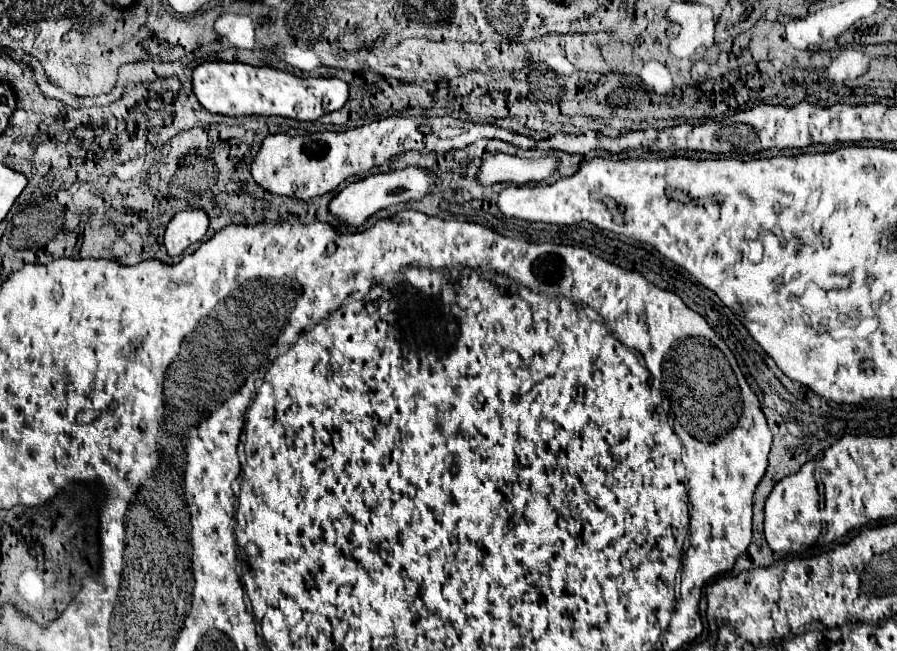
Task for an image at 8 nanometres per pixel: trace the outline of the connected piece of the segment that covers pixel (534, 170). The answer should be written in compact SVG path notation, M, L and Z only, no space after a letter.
M491 154L483 160L477 170L477 182L483 186L513 182L517 186L527 182L541 182L559 172L561 160L557 156L547 156L539 160L529 160L511 154Z

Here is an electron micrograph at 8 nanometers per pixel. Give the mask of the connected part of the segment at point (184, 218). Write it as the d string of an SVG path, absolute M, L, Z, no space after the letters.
M201 210L177 212L165 230L165 248L169 256L183 254L191 244L199 242L209 228L209 216Z

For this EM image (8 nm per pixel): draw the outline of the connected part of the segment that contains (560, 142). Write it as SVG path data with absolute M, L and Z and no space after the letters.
M589 130L587 134L565 134L565 132L557 132L545 140L535 140L535 138L527 138L523 134L517 134L517 138L513 140L513 144L517 146L527 146L529 148L537 148L537 150L563 150L563 152L571 152L571 154L587 154L591 150L599 148L599 132Z

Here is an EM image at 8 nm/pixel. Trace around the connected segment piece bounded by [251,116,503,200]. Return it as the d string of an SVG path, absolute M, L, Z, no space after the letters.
M393 116L365 124L361 128L351 128L343 132L317 132L311 136L287 136L275 134L263 140L259 154L253 160L253 180L267 192L281 196L295 196L301 200L311 200L333 192L343 180L369 172L381 166L389 158L407 152L435 152L445 154L455 148L467 148L481 138L503 140L503 128L489 124L471 124L457 118L403 118Z

